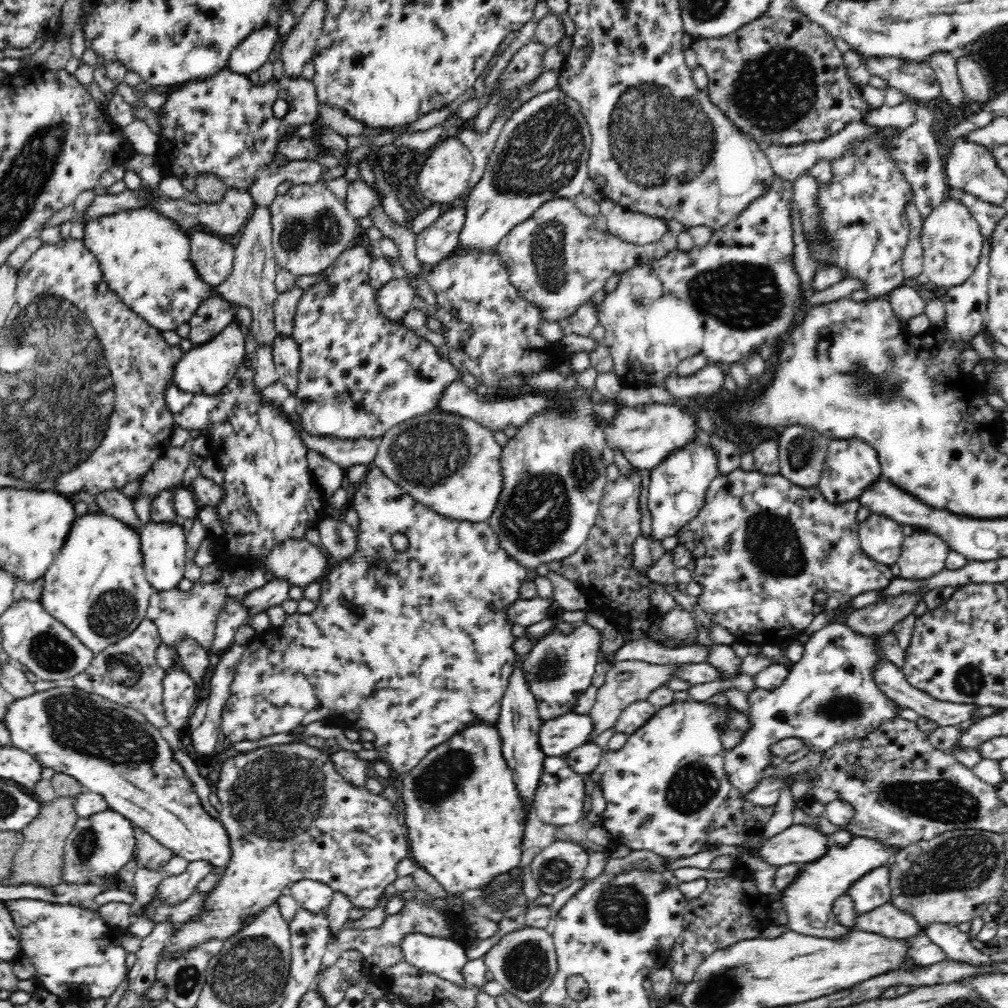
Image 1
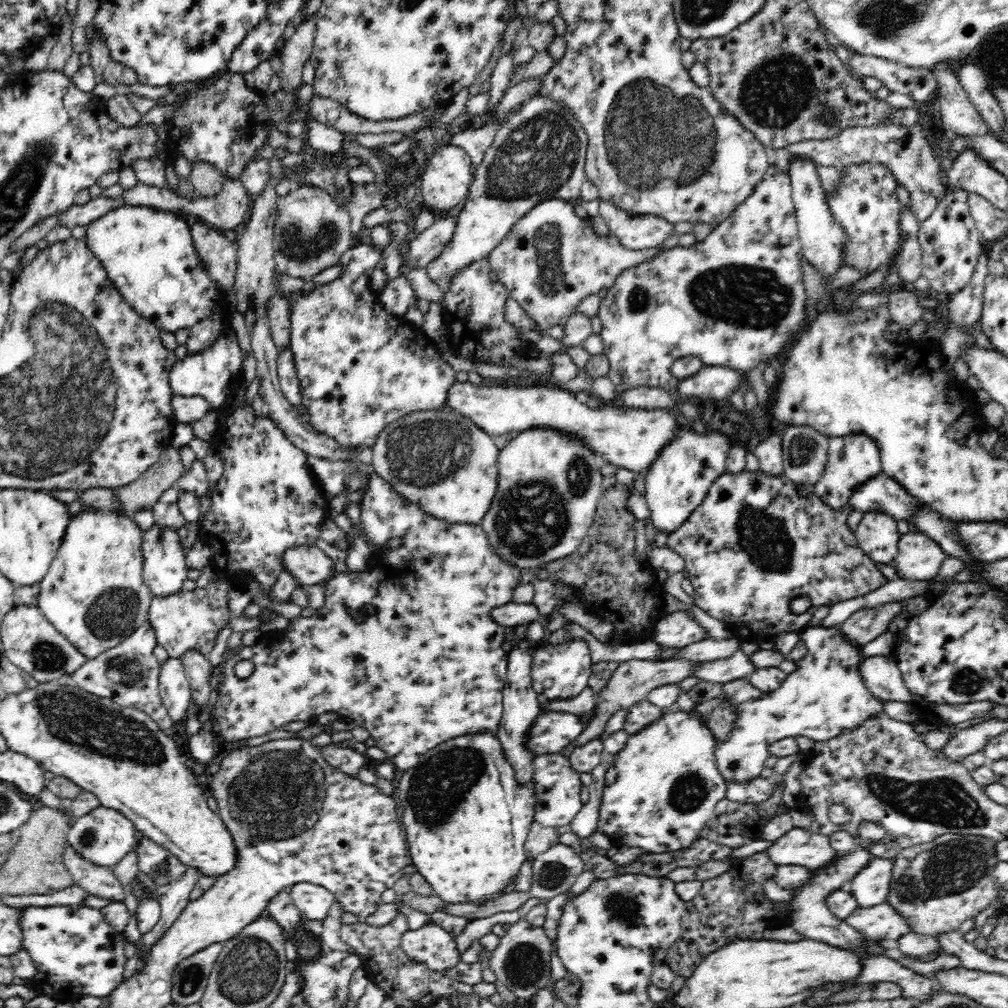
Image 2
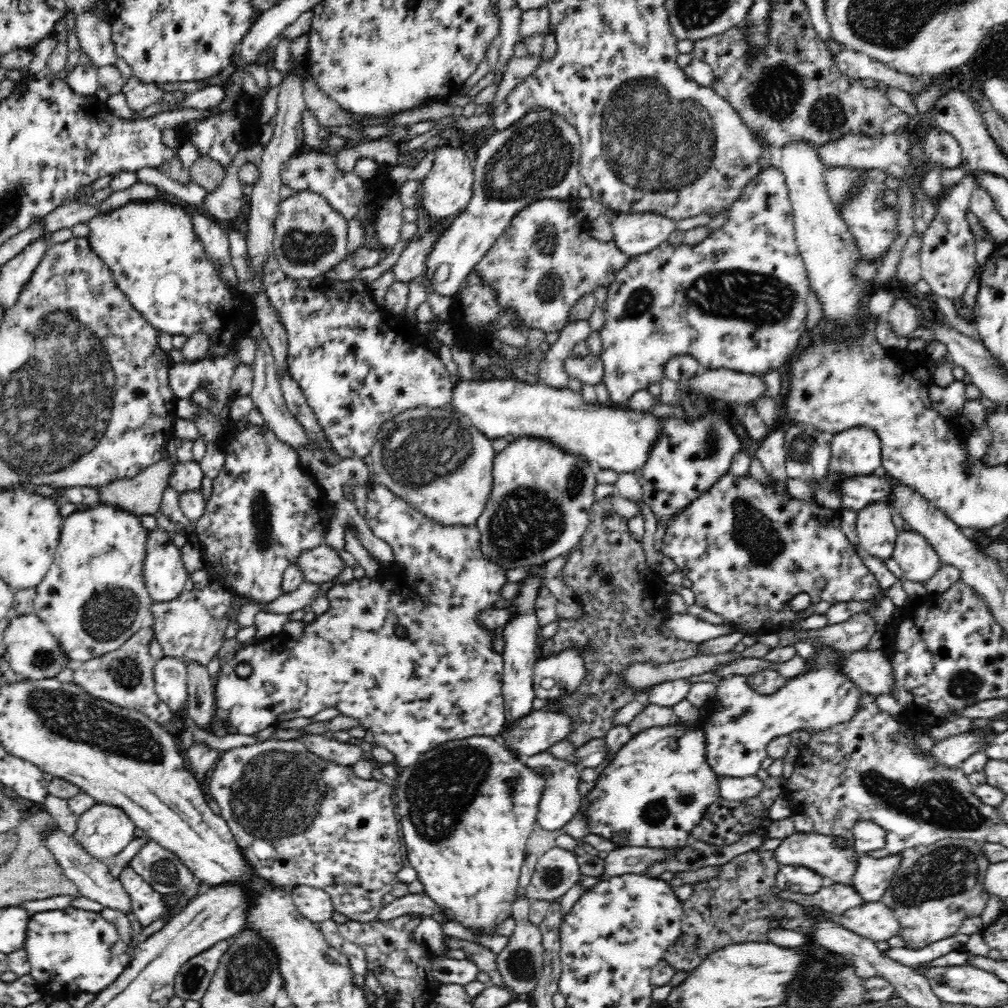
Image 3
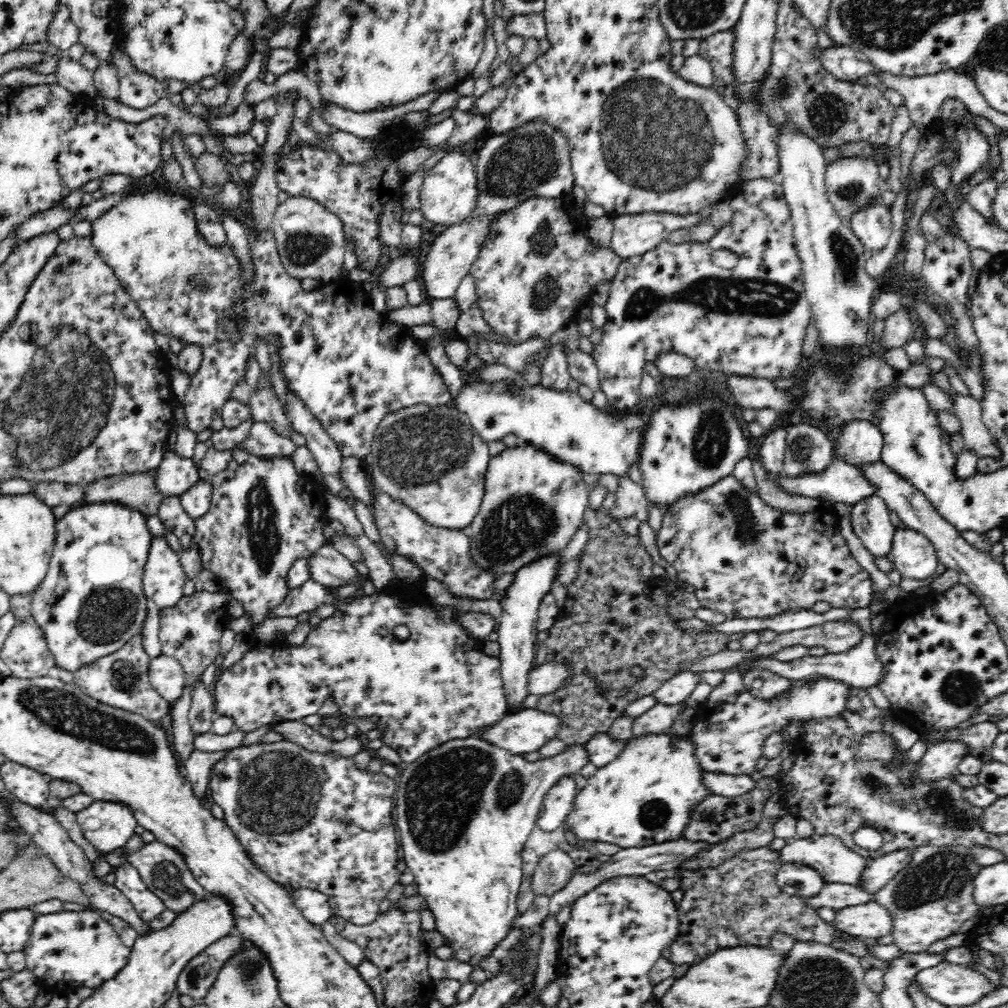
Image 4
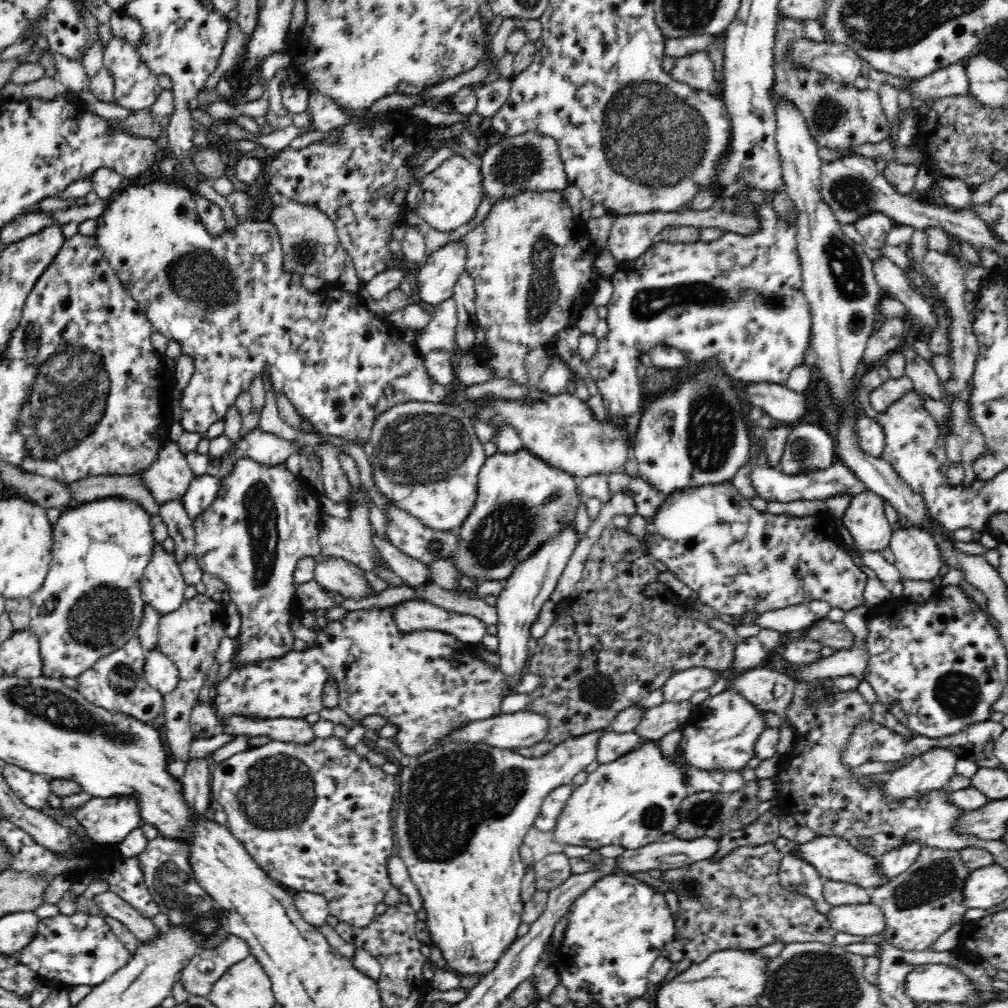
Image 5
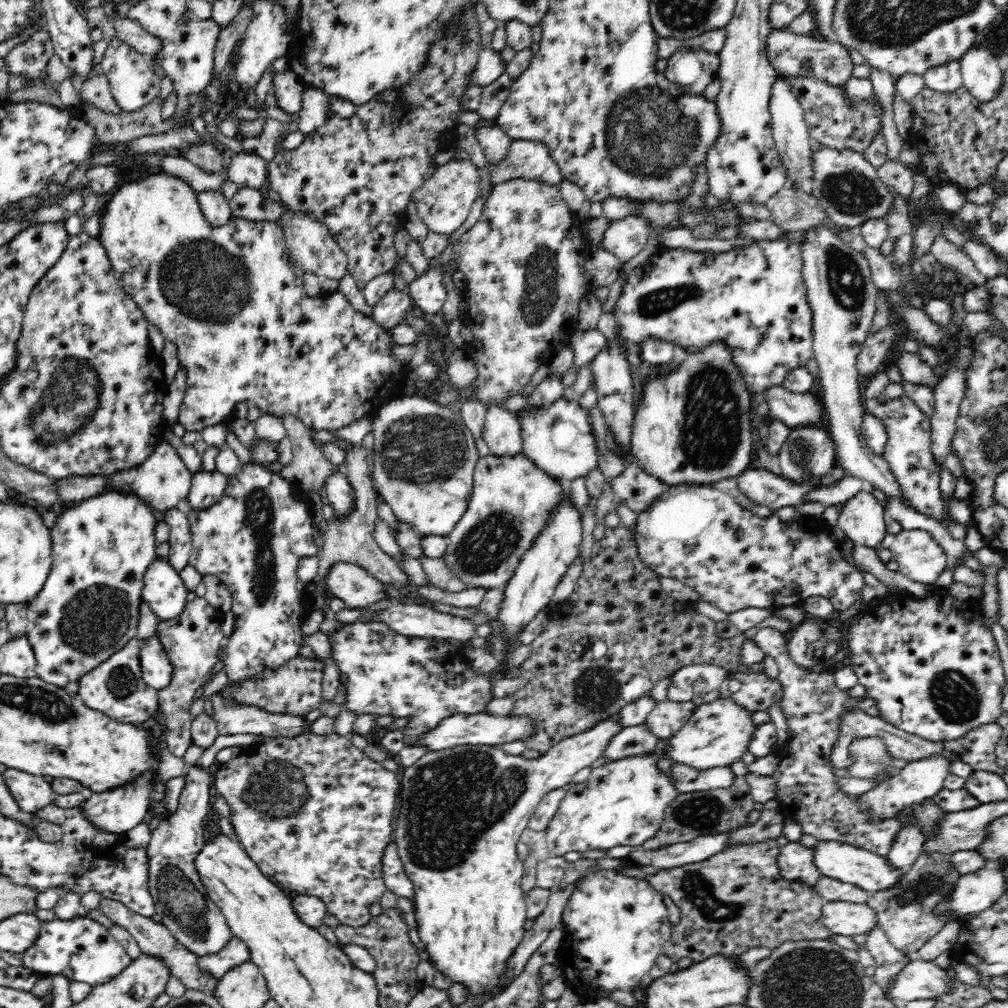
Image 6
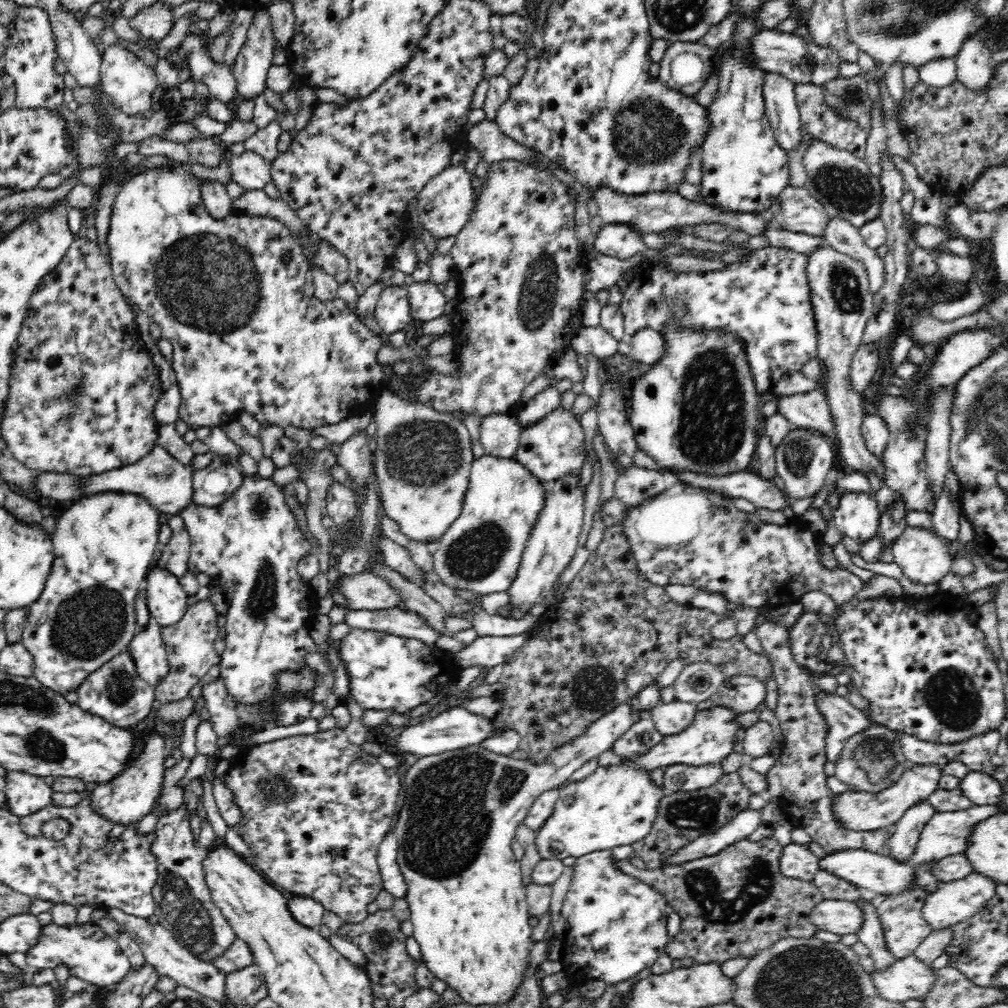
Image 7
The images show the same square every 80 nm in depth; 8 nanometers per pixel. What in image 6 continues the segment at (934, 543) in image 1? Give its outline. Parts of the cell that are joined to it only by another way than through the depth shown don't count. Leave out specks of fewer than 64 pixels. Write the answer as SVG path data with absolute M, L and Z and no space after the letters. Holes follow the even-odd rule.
M902 529L898 534L887 534L872 549L878 553L883 548L890 550L899 572L913 582L935 585L946 570L946 553L926 530Z

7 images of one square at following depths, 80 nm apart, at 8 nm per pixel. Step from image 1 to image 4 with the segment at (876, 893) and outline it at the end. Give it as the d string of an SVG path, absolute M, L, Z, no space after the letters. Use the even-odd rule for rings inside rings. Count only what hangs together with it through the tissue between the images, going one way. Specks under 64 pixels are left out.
M903 849L870 859L861 878L863 888L873 896L884 884L890 882L906 865L912 862L914 849Z

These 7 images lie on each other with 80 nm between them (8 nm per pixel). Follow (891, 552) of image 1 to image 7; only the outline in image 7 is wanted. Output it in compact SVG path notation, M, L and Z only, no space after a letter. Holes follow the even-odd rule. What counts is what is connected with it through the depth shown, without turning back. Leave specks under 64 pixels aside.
M847 490L838 499L838 507L833 510L831 520L836 530L859 542L873 539L880 518L876 500L867 493Z

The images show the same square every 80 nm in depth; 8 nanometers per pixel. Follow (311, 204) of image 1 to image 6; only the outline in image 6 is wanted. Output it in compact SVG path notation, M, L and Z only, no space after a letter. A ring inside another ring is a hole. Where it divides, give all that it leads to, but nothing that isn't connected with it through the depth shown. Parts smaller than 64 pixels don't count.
M292 210L286 211L279 221L283 226L283 233L289 252L291 252L291 258L305 272L312 272L312 274L316 274L320 278L332 278L334 281L339 281L348 274L347 256L340 246L338 246L338 243L332 239L332 235L328 233L328 229L326 229L324 223L314 219L312 215L302 215L302 213L296 213Z

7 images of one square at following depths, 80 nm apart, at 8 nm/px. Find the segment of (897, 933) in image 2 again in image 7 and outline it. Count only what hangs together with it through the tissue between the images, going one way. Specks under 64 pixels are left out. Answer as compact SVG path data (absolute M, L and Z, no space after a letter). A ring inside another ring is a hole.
M823 898L812 909L808 920L818 930L837 935L854 934L863 926L863 913L854 901Z

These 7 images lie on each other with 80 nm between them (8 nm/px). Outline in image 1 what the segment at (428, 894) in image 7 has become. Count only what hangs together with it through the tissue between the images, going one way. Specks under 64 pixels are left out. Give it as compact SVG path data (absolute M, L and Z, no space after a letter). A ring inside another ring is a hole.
M476 723L466 727L428 754L402 780L404 820L409 829L412 861L441 885L447 896L458 897L467 890L484 890L496 877L510 873L521 862L523 836L530 803L516 789L513 772L505 761L500 735L494 725Z

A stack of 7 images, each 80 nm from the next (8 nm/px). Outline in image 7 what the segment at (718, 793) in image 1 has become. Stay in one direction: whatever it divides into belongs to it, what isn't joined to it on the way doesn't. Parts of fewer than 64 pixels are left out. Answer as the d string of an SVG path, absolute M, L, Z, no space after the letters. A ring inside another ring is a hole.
M607 765L598 767L594 773L580 782L570 782L565 788L560 788L559 798L552 815L541 825L536 832L534 845L541 860L564 860L569 857L578 859L586 854L598 850L610 850L618 846L632 845L642 841L650 834L653 823L657 820L660 800L666 791L652 786L650 773L638 770L634 765Z

